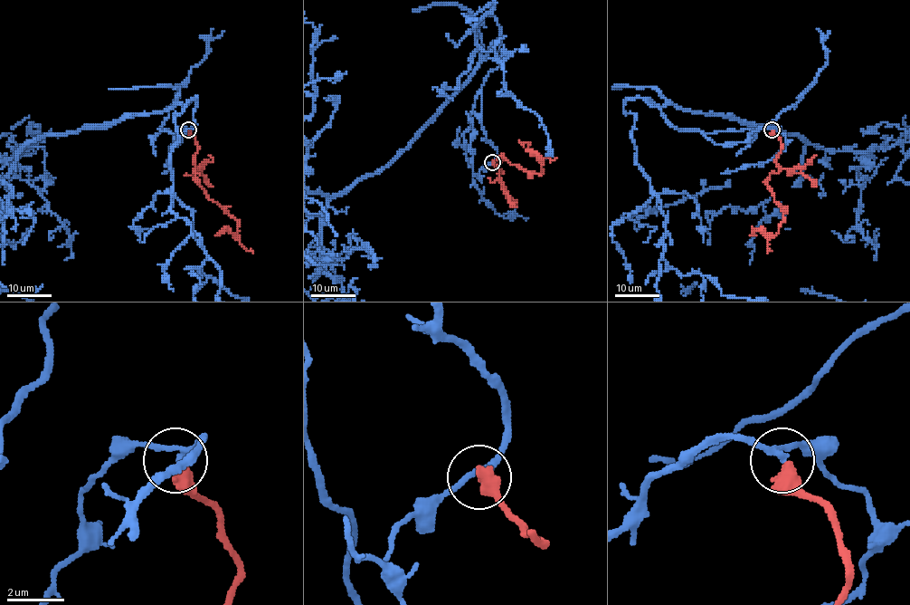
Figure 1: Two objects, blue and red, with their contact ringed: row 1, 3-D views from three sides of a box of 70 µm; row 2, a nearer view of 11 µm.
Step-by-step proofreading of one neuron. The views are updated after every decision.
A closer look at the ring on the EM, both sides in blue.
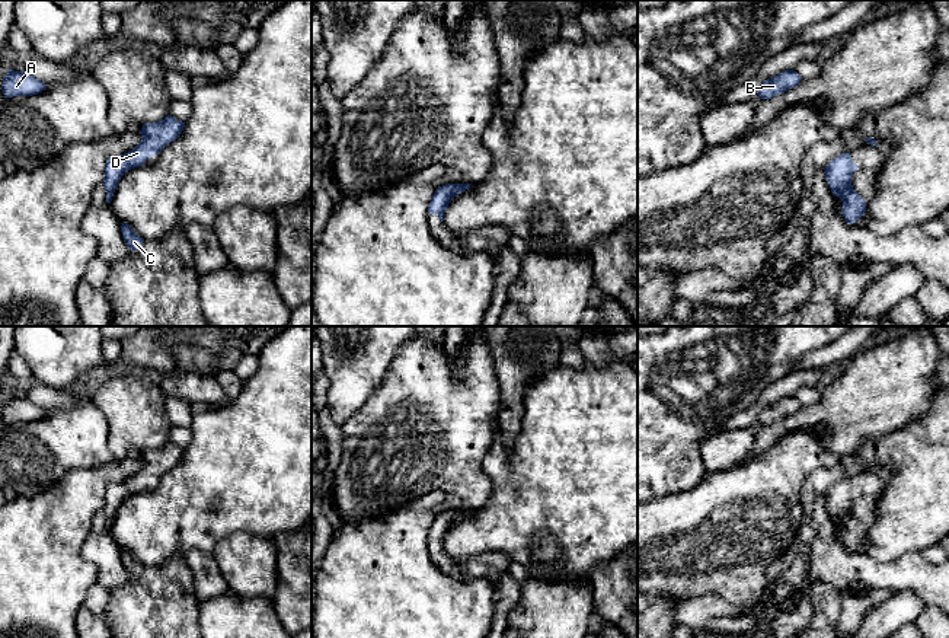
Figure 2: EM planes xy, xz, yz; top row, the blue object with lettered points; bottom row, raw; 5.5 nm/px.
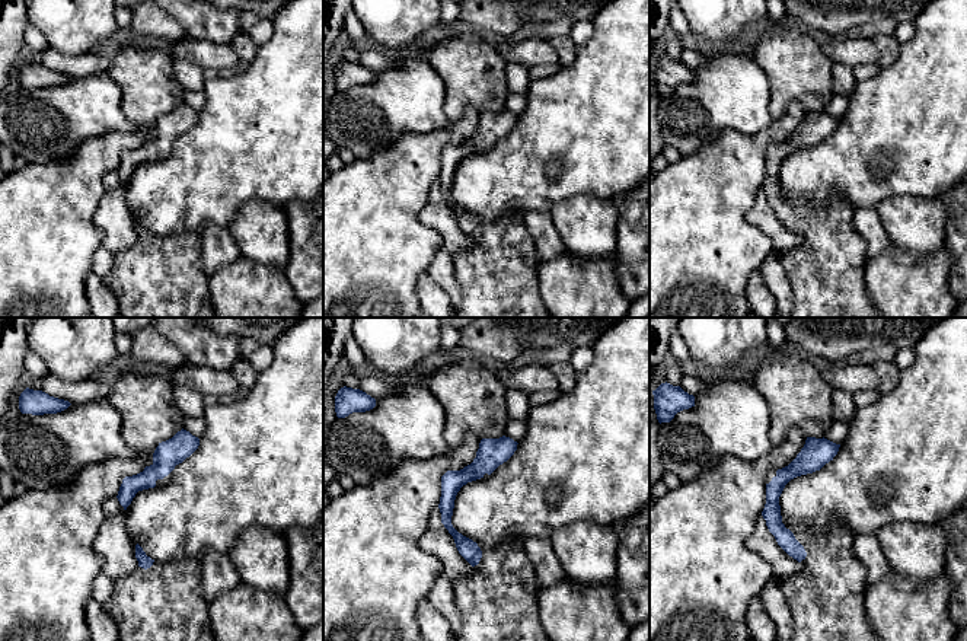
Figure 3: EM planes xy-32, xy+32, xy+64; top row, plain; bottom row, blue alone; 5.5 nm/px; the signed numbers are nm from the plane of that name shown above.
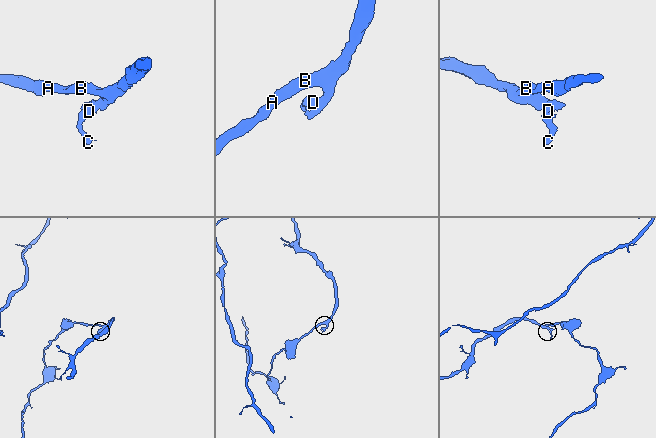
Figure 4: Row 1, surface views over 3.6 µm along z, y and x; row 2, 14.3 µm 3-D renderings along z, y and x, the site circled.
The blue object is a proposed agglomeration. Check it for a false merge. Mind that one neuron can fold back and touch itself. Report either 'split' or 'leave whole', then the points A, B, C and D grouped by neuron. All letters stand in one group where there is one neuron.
leave whole; groups A B C D

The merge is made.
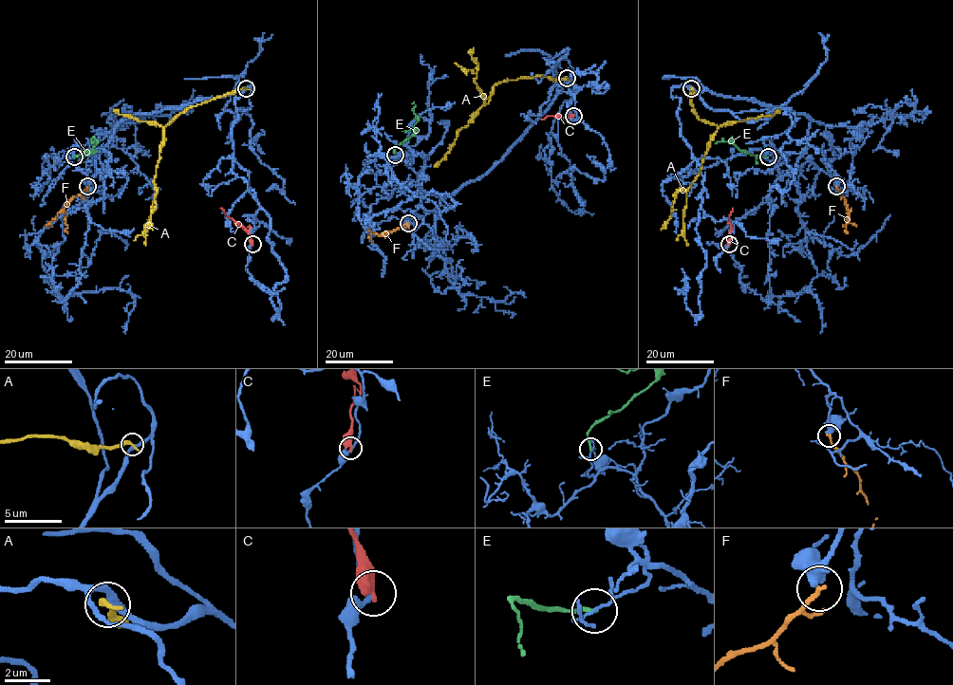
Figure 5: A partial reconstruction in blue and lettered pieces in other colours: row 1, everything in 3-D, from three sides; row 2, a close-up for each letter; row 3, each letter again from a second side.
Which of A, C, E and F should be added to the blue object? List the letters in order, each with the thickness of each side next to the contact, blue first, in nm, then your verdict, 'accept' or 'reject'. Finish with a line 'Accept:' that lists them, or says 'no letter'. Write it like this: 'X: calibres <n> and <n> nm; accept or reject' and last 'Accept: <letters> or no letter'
A: calibres 300 and 360 nm; reject
C: calibres 200 and 500 nm; reject
E: calibres 110 and 200 nm; reject
F: calibres 420 and 200 nm; accept
Accept: F

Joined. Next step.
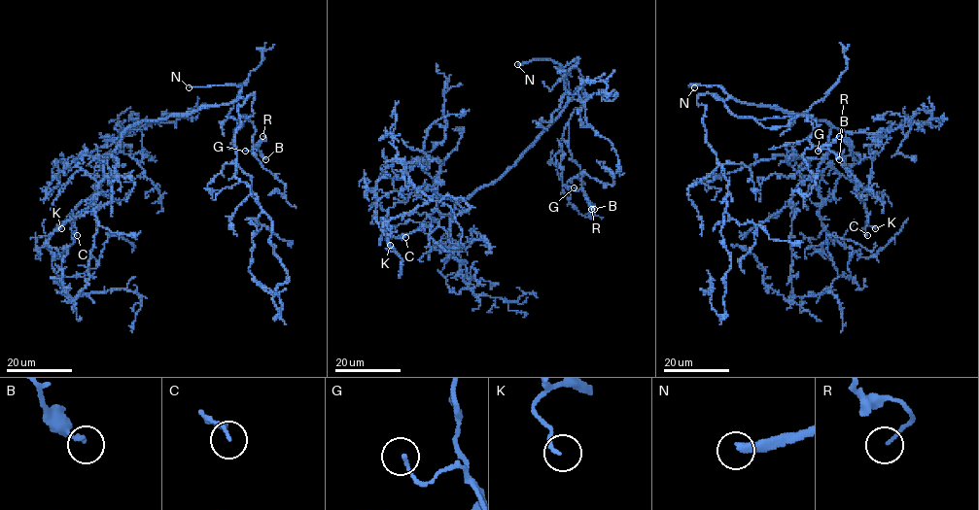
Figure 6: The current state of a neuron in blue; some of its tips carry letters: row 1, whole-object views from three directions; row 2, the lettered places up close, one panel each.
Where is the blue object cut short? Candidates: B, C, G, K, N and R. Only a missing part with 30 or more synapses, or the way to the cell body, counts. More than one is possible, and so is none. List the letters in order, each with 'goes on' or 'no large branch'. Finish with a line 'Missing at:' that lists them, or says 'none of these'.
B: no large branch
C: no large branch
G: no large branch
K: no large branch
N: goes on
R: no large branch
Missing at: N

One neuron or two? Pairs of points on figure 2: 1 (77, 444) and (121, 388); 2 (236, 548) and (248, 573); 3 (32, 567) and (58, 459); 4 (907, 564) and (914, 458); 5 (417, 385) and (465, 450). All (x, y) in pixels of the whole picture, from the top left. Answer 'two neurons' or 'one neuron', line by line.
1: two neurons
2: one neuron
3: two neurons
4: two neurons
5: one neuron

